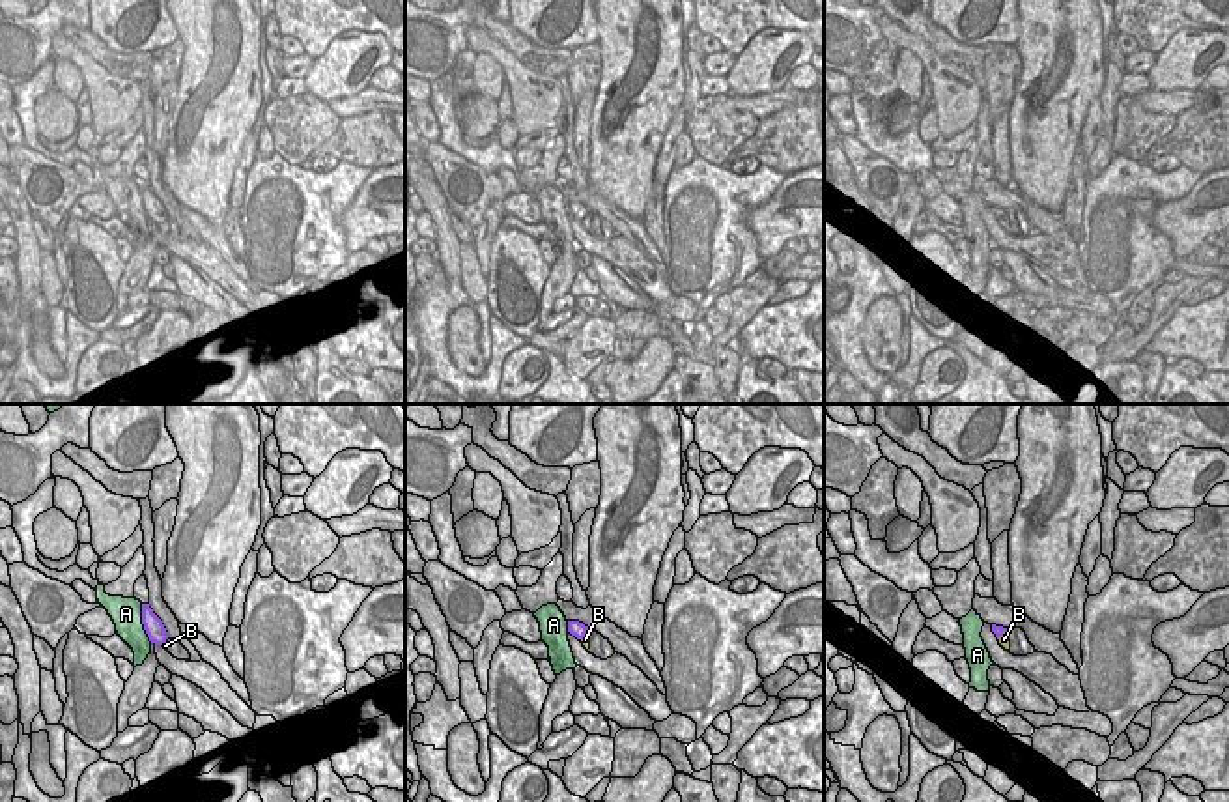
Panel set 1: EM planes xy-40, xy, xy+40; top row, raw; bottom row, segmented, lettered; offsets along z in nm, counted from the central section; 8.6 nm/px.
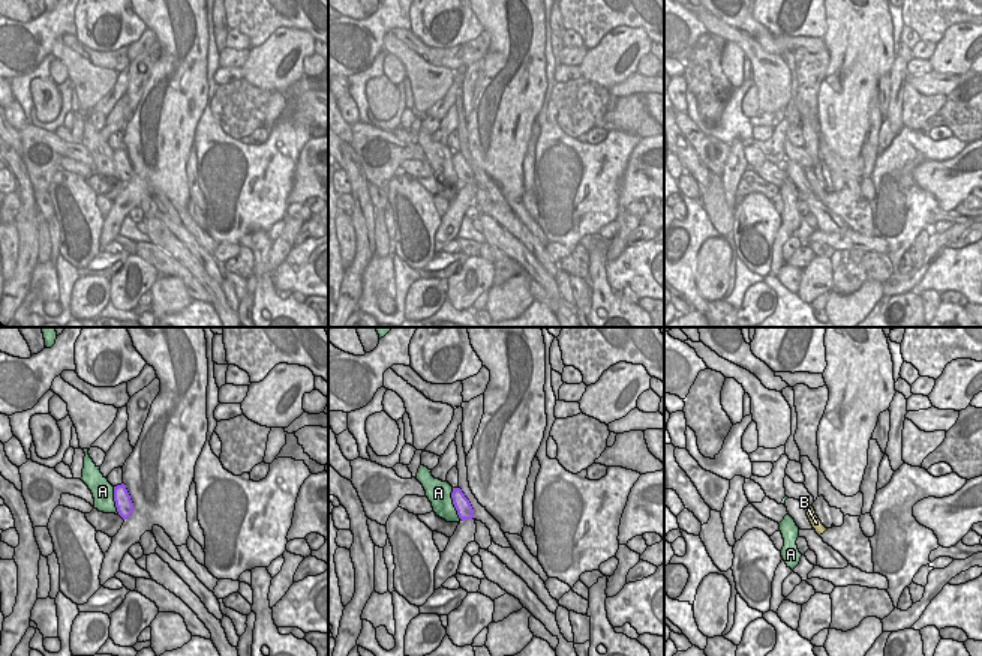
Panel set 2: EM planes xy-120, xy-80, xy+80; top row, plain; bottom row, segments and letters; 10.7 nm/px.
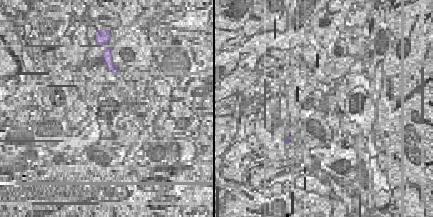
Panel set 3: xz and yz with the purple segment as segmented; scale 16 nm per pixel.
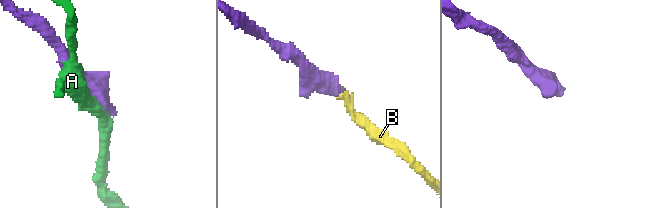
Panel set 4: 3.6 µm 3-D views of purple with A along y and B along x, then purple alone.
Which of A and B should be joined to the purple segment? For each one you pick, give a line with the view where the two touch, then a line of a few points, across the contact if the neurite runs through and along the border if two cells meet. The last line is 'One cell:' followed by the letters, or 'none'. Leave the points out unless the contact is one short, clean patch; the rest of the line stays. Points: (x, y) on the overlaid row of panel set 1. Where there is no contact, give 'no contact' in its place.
B: meets purple in xy; line xy (576, 629), (583, 636), (585, 640)
One cell: B

